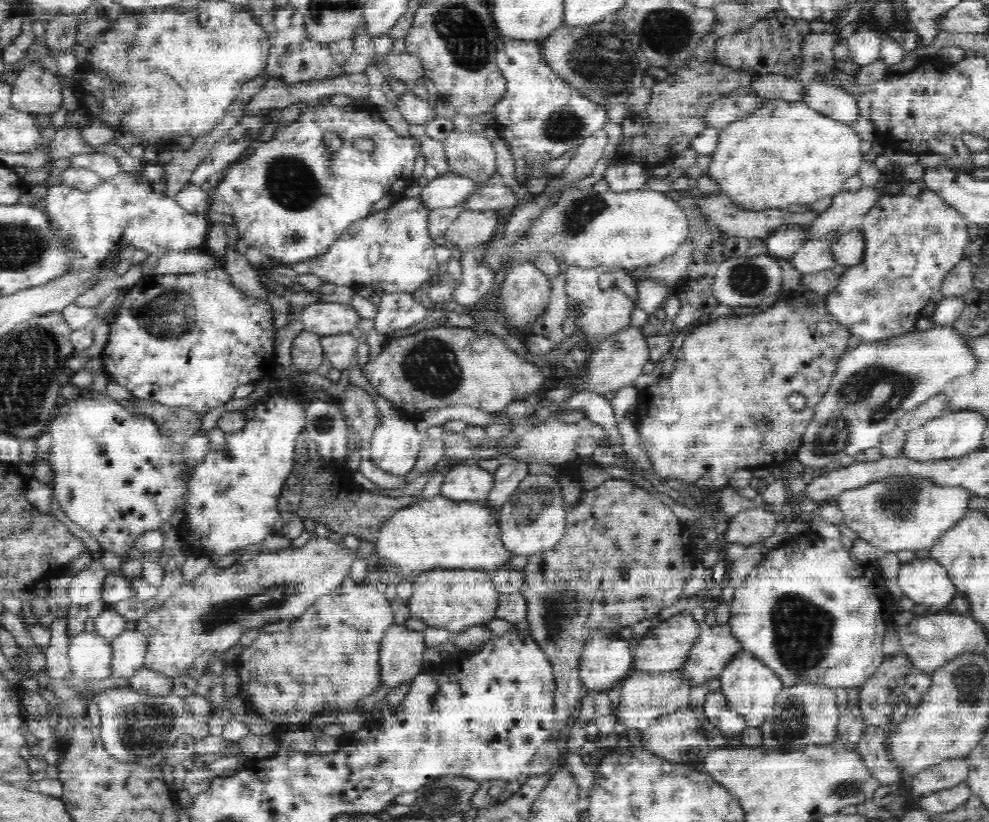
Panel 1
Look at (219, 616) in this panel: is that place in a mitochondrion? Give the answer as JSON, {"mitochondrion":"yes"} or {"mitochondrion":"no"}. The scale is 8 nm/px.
{"mitochondrion":"yes"}

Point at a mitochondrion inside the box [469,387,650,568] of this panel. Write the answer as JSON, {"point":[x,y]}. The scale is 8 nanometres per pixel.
{"point":[531,502]}

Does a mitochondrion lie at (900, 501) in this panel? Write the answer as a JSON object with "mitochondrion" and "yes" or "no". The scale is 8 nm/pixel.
{"mitochondrion":"yes"}

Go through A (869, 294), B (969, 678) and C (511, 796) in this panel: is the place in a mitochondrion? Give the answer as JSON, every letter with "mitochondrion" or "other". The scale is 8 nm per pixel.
{"A":"mitochondrion","B":"mitochondrion","C":"other"}

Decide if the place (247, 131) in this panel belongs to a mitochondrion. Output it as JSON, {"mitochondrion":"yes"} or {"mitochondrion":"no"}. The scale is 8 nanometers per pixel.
{"mitochondrion":"yes"}

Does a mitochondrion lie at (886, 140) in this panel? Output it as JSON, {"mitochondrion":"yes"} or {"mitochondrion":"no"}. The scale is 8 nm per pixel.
{"mitochondrion":"no"}

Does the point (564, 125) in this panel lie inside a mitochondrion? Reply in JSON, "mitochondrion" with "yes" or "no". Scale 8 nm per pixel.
{"mitochondrion":"yes"}

